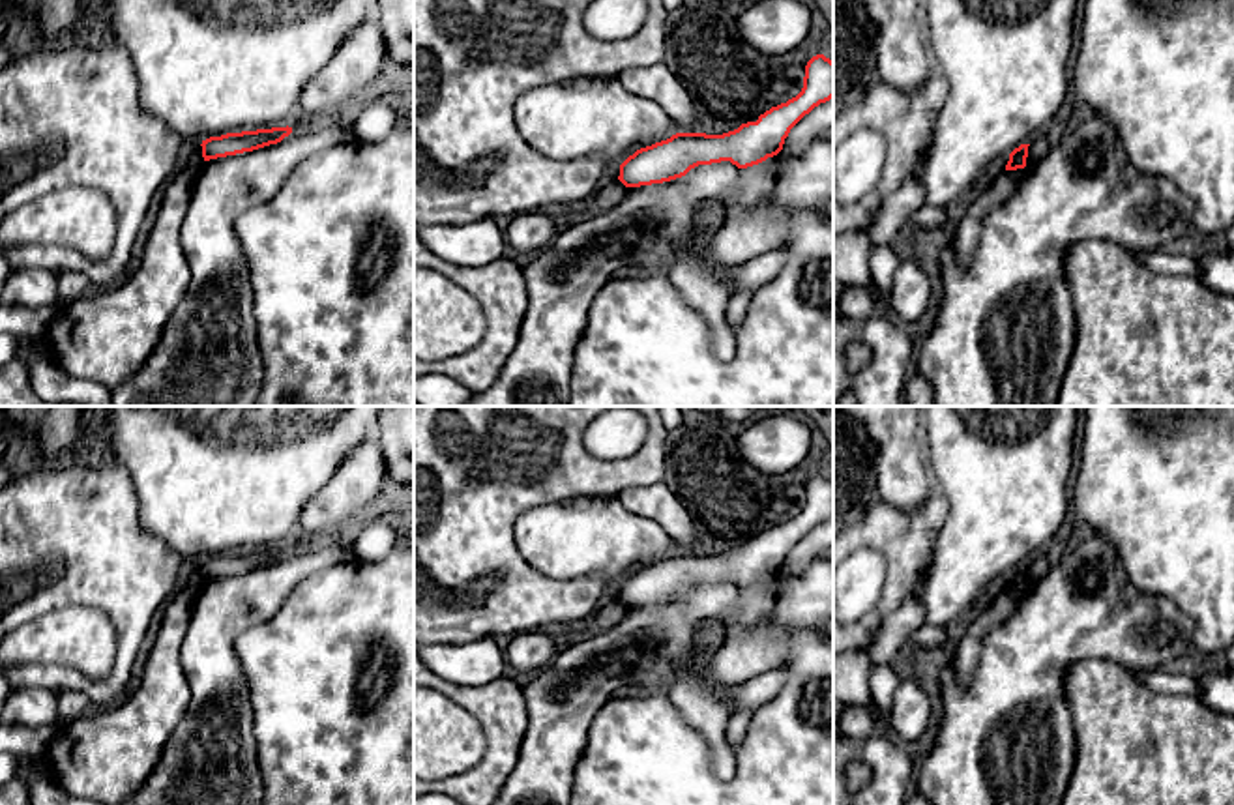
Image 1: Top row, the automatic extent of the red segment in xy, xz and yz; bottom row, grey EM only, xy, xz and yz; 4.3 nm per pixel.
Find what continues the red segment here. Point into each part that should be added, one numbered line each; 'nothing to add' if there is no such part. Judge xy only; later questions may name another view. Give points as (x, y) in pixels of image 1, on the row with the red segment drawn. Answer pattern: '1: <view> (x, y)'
nothing to add

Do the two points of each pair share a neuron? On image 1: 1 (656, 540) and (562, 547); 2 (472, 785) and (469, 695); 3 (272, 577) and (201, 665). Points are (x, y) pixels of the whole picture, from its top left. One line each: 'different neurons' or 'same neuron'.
1: same neuron
2: same neuron
3: same neuron

